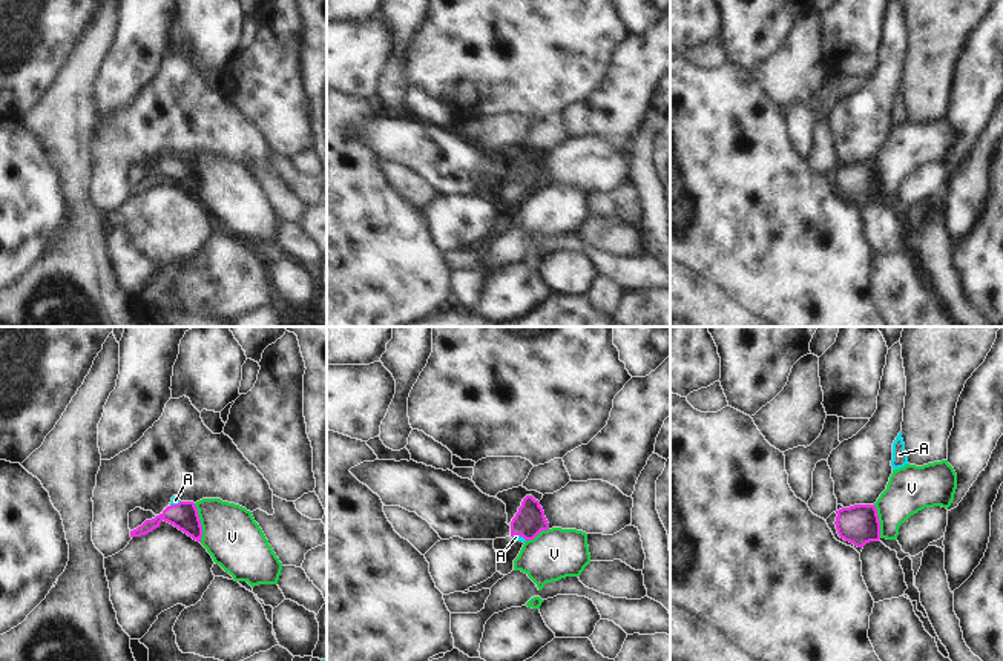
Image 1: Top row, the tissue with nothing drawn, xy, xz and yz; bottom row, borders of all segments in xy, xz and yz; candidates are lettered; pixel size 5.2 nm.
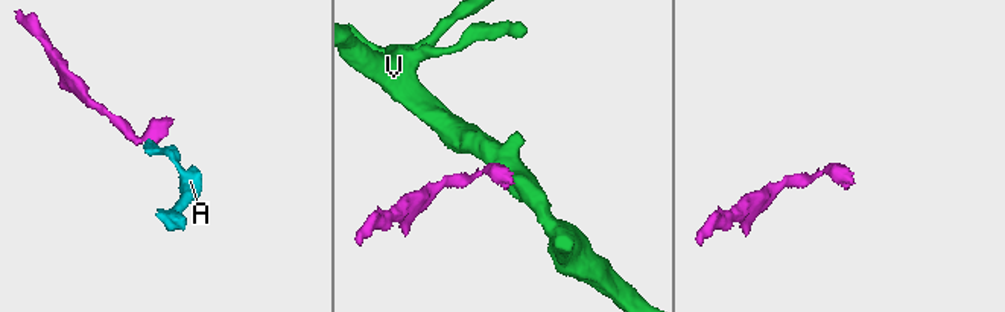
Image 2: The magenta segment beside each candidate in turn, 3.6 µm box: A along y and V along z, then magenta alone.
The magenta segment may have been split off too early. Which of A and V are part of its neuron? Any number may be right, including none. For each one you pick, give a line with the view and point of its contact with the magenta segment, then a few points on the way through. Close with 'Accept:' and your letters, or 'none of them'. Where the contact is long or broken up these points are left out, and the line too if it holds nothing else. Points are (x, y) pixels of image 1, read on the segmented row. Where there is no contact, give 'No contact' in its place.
A: Touches magenta at xz (520, 536). Path across: xz (529, 520), (520, 536), (516, 537)
Accept: A

